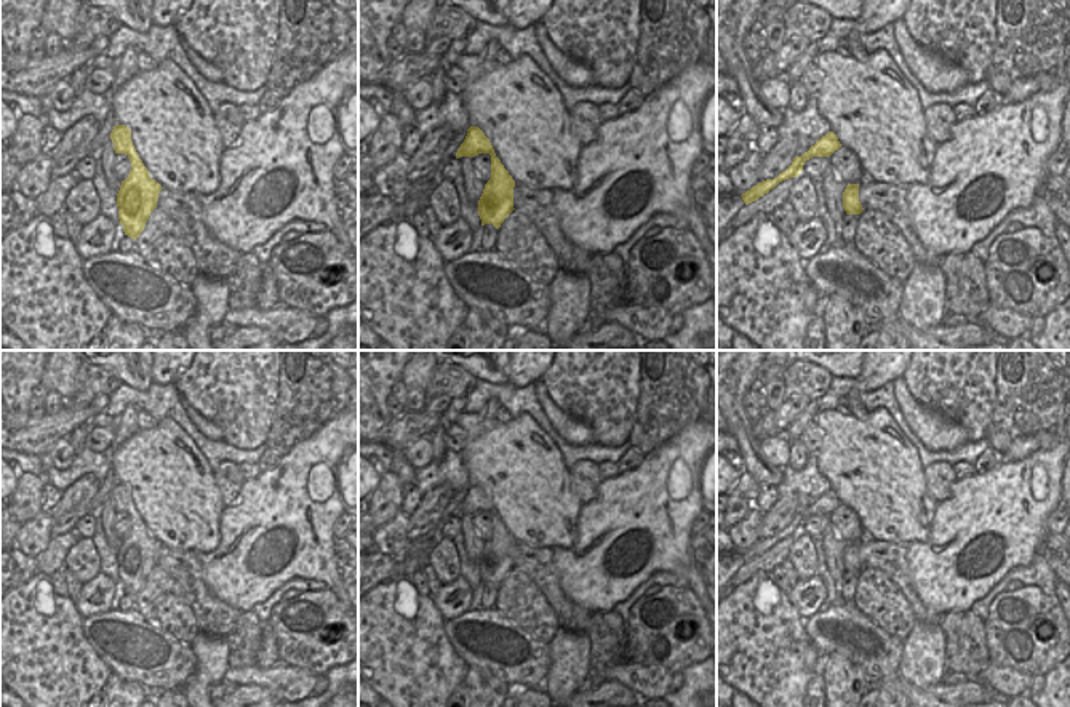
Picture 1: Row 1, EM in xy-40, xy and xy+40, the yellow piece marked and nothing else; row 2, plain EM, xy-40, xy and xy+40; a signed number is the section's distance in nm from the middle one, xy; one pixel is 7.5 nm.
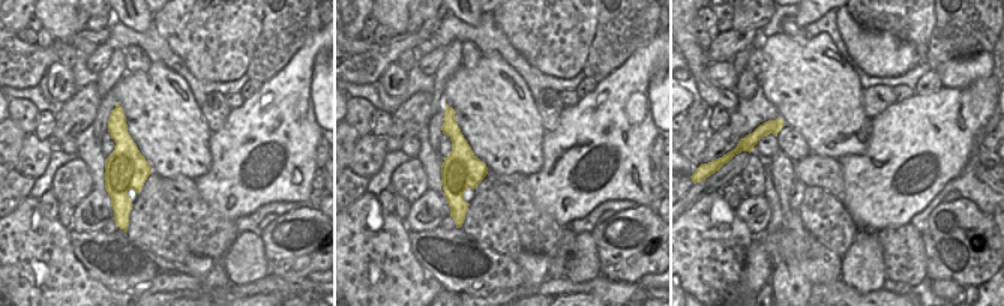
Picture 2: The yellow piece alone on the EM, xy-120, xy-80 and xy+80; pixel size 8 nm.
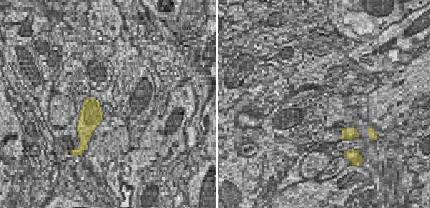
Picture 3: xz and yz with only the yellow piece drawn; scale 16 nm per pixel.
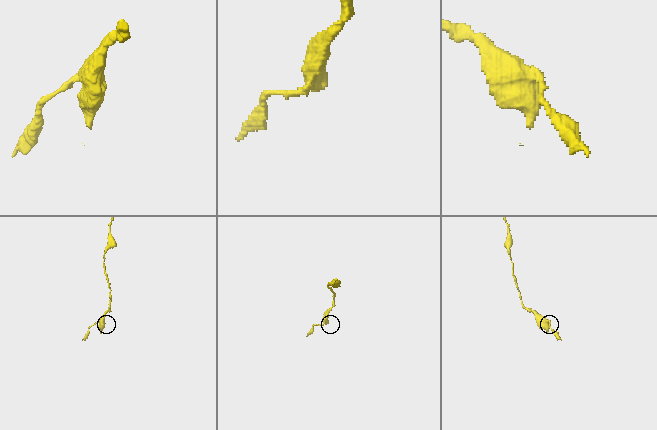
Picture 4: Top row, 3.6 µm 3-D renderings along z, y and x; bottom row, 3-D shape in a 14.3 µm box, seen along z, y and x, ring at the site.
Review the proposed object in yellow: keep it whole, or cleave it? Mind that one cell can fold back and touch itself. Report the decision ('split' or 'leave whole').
split

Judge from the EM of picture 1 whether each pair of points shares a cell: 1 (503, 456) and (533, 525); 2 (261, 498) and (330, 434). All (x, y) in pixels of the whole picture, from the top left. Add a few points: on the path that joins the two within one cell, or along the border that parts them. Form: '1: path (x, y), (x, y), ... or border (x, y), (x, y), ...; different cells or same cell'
1: path (520, 474), (531, 491), (531, 507); same cell
2: path (280, 490), (317, 453); same cell

